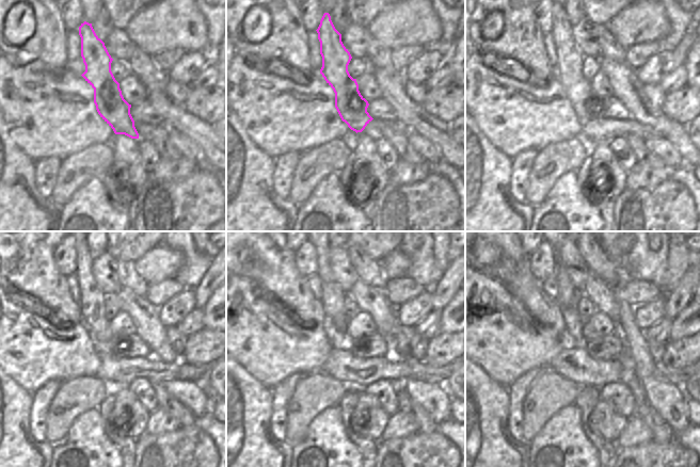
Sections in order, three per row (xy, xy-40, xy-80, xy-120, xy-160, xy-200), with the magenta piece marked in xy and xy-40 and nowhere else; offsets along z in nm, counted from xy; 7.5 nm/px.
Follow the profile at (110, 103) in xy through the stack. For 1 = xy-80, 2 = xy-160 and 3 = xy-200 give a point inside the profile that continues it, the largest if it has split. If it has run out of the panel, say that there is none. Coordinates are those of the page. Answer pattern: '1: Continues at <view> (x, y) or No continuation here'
1: Continues at xy-80 (569, 71)
2: Continues at xy-160 (332, 299)
3: Continues at xy-200 (568, 296)

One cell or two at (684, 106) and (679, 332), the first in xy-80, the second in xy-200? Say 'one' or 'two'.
two

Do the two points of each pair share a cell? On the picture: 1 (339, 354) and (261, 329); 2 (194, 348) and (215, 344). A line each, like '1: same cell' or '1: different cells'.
1: different cells
2: same cell

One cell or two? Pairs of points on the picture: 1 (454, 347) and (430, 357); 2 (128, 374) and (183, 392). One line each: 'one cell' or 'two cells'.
1: one cell
2: two cells

